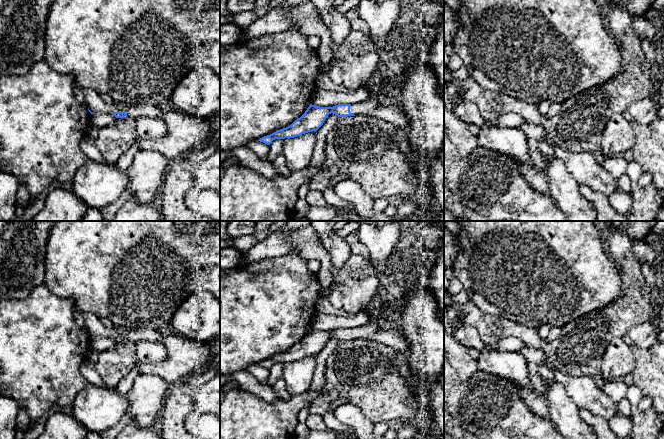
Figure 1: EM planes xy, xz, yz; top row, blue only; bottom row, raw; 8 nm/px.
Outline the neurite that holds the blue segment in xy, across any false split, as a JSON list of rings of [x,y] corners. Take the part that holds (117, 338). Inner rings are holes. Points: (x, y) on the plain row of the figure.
[[[135,328],[133,331],[129,332],[126,336],[115,336],[113,339],[116,342],[123,342],[125,340],[130,340],[133,342],[138,342],[142,340],[161,342],[165,336],[172,334],[178,334],[173,329],[164,331],[164,330],[151,330],[151,329],[142,329]]]

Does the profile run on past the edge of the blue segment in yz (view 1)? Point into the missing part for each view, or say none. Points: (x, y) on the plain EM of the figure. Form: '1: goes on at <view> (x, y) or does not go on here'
1: does not go on here

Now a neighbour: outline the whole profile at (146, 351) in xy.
[[[142,340],[136,342],[136,357],[139,364],[160,362],[167,357],[167,350],[161,342]]]

